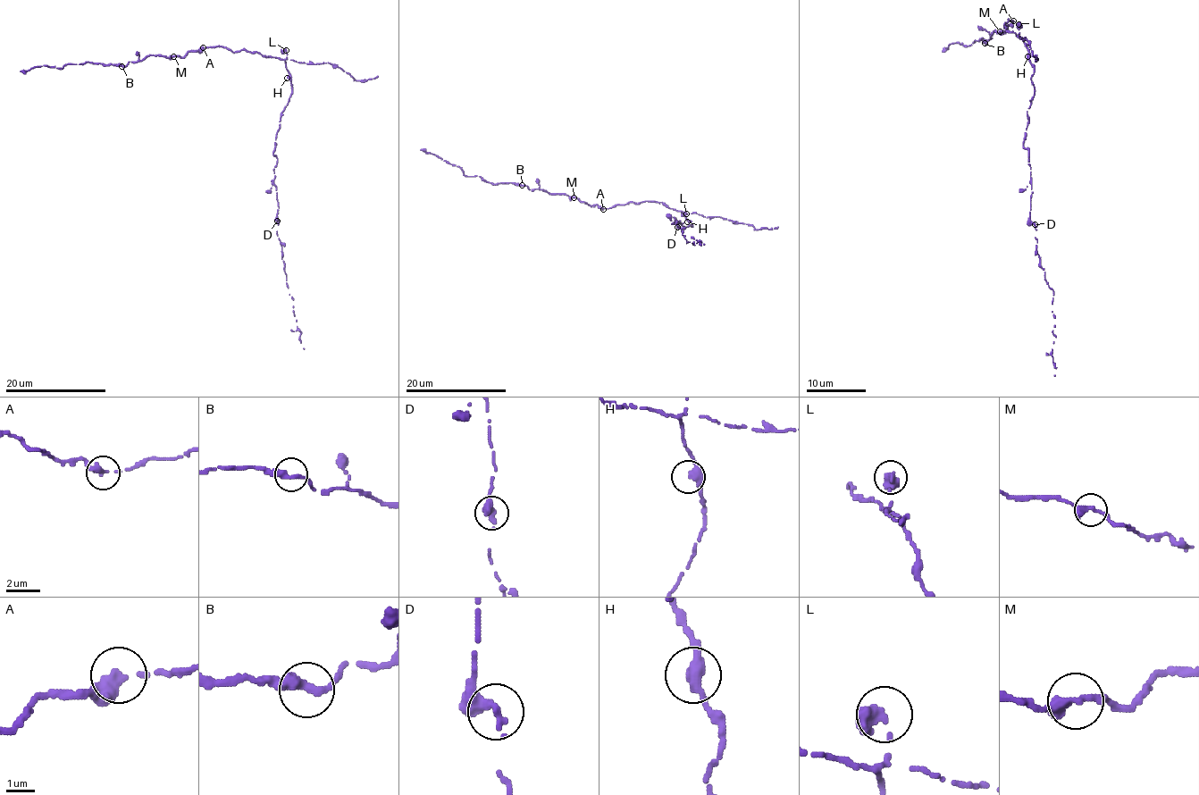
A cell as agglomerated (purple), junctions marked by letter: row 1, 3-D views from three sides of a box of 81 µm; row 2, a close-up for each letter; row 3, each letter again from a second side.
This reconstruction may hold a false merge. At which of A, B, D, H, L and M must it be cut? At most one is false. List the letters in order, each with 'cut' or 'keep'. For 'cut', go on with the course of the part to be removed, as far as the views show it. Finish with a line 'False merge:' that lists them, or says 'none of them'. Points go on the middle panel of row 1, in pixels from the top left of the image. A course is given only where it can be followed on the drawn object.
A: keep
B: keep
D: keep
H: keep
L: keep
M: keep
False merge: none of them

